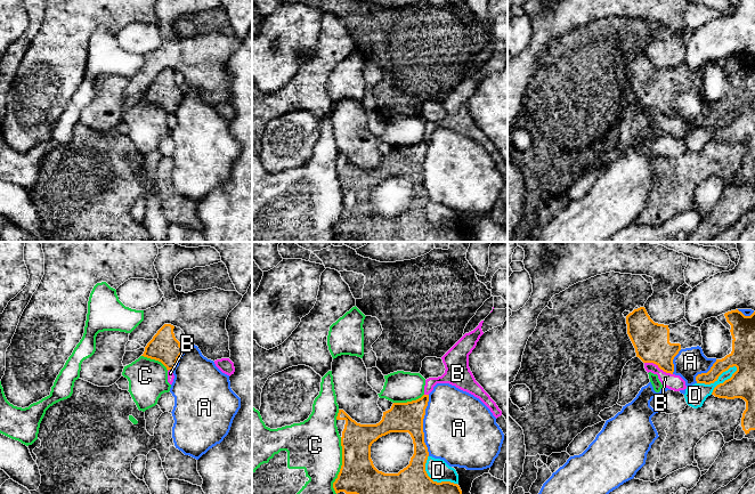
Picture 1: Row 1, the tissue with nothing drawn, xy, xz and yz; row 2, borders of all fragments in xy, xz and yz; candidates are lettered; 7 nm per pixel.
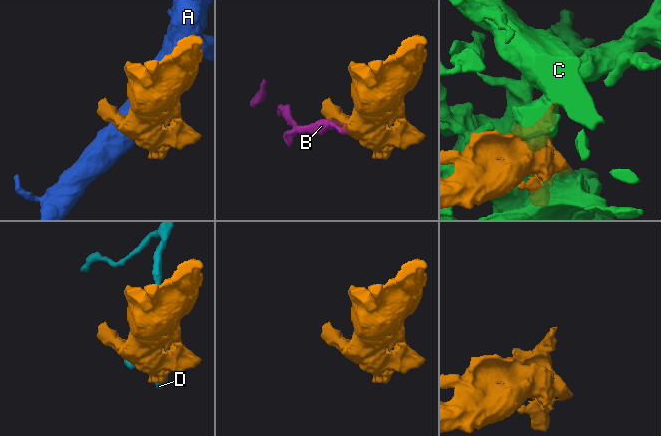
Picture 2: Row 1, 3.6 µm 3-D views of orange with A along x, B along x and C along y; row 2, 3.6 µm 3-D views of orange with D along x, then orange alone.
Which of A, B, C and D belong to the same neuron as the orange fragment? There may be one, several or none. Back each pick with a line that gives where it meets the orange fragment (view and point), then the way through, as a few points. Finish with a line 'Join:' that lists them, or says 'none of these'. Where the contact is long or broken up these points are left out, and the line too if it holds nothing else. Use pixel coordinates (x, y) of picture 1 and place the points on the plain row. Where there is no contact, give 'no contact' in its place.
Join: none of these

